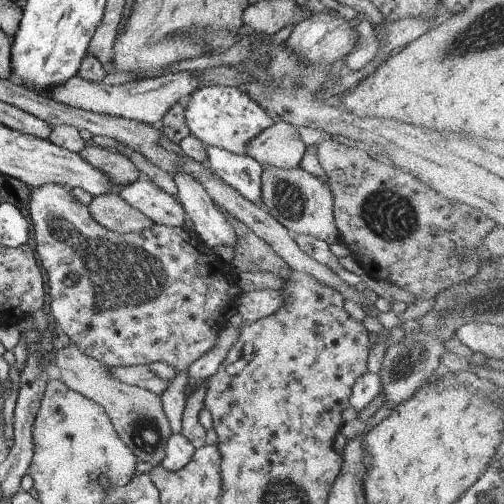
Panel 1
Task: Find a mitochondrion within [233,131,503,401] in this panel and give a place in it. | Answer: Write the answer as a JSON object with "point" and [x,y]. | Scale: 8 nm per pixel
{"point":[385,212]}

